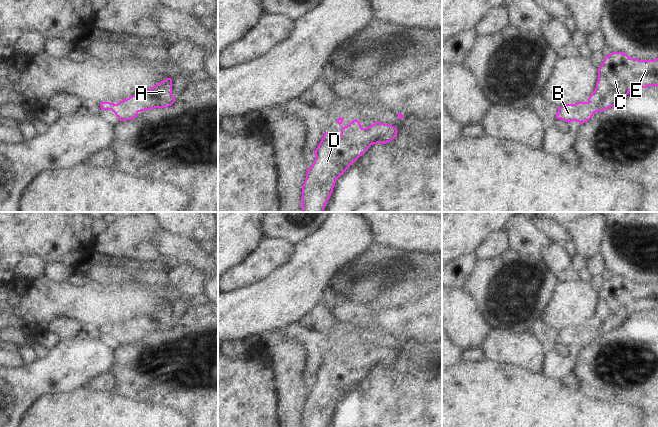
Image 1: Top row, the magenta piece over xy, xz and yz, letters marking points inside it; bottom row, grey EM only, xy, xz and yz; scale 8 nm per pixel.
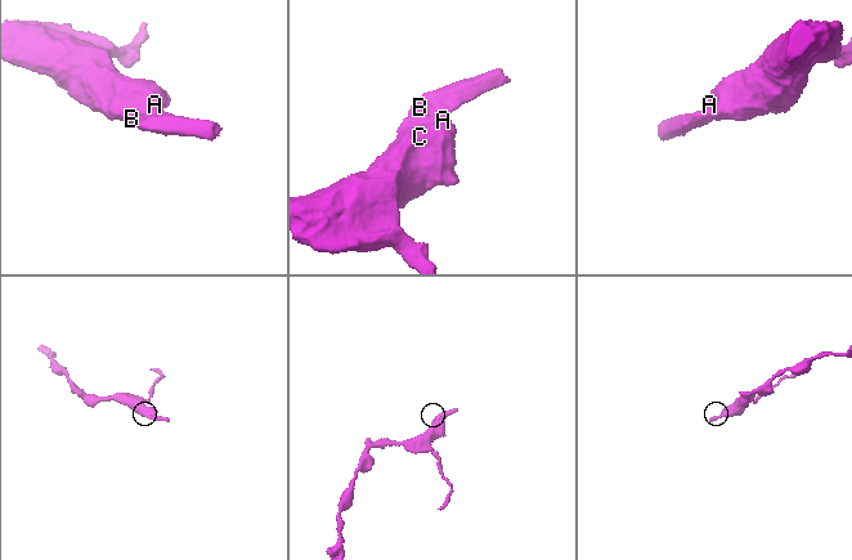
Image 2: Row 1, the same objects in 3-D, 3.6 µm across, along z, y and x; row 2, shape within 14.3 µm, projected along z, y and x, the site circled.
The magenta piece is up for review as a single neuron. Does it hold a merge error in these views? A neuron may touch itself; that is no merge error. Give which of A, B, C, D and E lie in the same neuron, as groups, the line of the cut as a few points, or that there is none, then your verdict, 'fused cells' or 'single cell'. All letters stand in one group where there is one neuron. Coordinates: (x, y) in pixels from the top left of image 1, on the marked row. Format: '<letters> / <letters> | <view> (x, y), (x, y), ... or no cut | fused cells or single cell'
A B C D E | no cut | single cell

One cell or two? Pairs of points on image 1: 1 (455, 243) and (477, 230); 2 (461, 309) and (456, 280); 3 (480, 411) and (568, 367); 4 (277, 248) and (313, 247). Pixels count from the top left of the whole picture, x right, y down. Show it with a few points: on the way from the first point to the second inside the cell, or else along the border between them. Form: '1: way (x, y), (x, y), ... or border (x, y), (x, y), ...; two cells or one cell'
1: way (460, 238), (468, 230), (472, 230); one cell
2: border (452, 287), (463, 288); two cells
3: border (540, 373), (545, 377), (560, 382); two cells
4: border (294, 246), (290, 258), (279, 268); two cells

